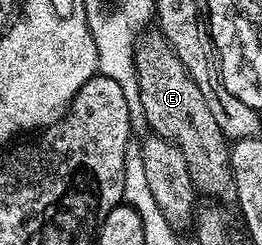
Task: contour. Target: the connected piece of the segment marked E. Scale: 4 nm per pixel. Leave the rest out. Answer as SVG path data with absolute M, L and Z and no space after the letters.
M157 30L146 31L133 49L133 61L146 125L156 135L183 150L187 170L198 193L230 195L233 192L233 175L229 165L230 141L223 134L219 122L215 122L211 109L207 107L207 98L203 98L199 86L195 86L195 78L187 74L187 66L179 62L179 54L175 54L168 38Z

